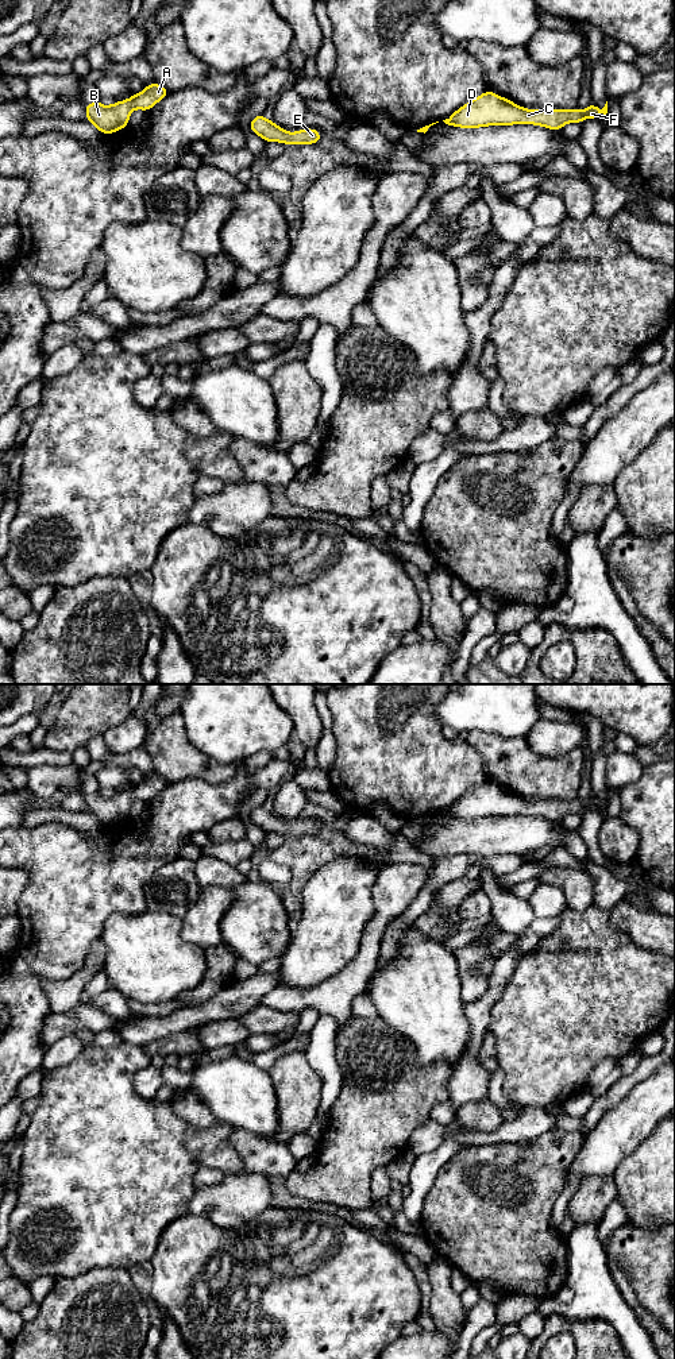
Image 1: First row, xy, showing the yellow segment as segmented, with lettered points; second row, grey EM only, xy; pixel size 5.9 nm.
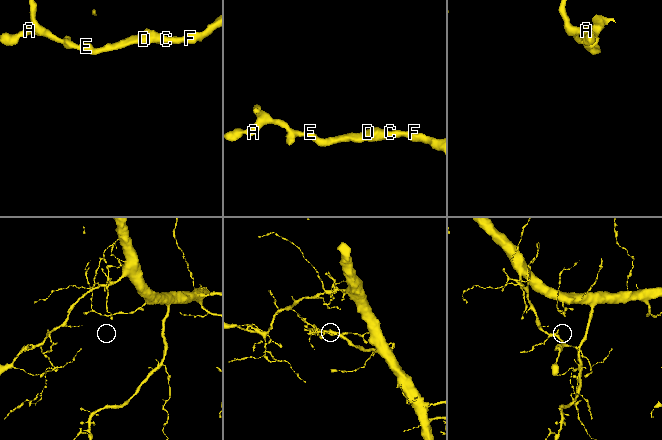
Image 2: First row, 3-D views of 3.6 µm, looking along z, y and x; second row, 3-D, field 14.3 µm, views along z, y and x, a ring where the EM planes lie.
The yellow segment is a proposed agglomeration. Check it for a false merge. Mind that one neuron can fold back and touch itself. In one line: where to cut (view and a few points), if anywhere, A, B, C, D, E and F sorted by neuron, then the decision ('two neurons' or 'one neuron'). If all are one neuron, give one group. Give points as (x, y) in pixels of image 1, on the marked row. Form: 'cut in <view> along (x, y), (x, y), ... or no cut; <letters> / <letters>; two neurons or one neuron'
no cut; A B C D E F; one neuron

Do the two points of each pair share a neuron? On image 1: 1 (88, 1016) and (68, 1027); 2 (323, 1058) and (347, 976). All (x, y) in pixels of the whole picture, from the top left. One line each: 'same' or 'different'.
1: same
2: different

